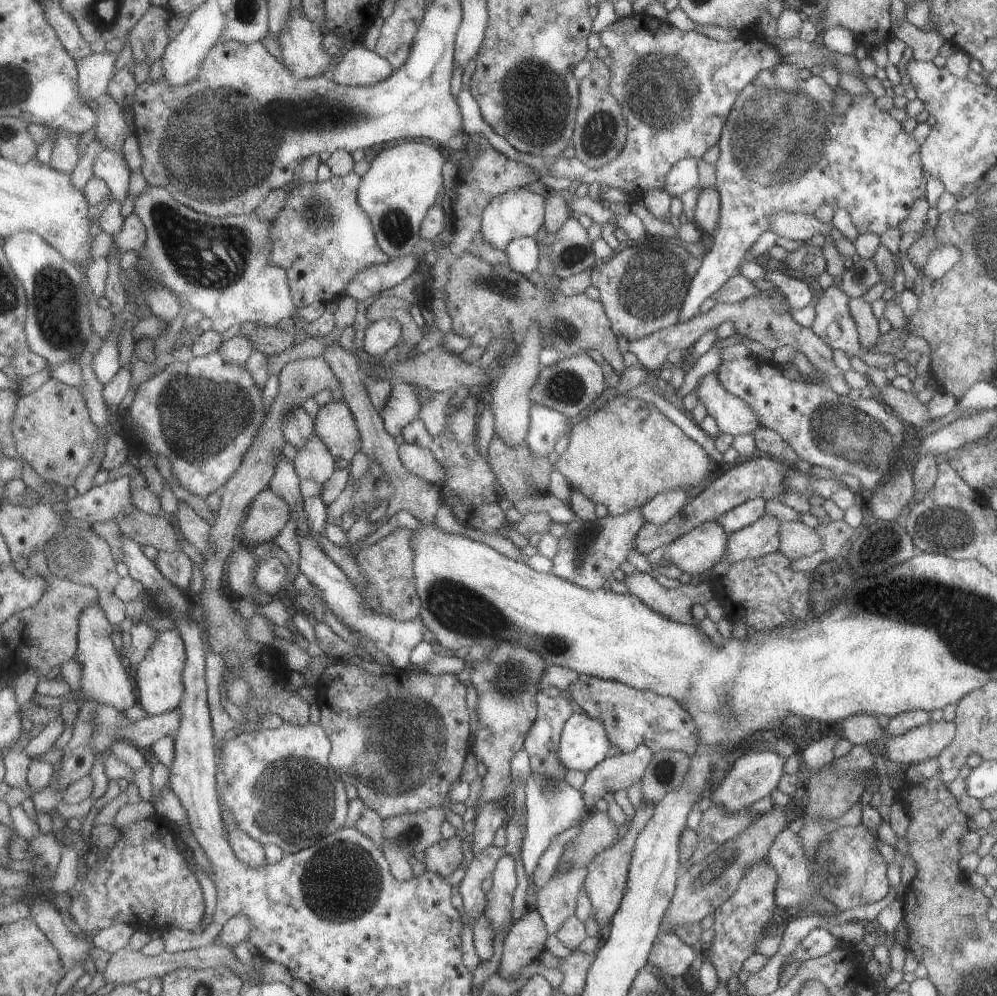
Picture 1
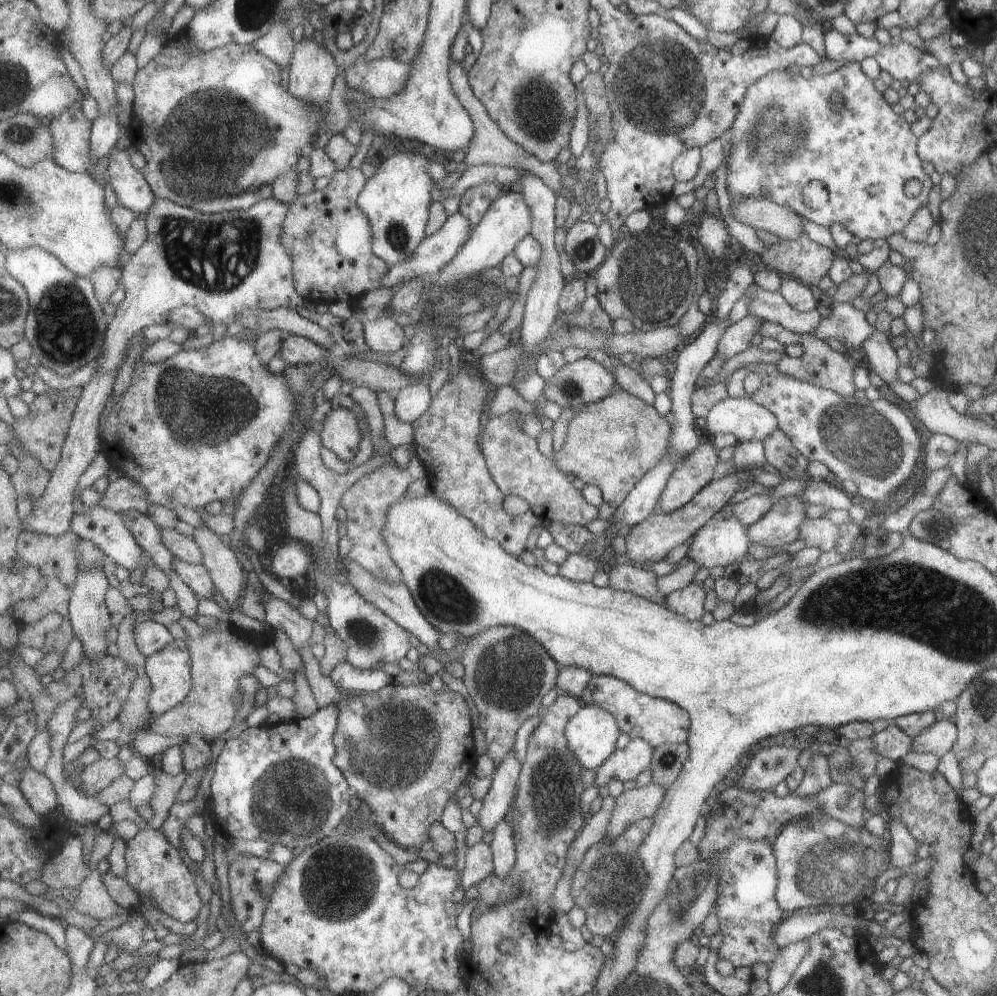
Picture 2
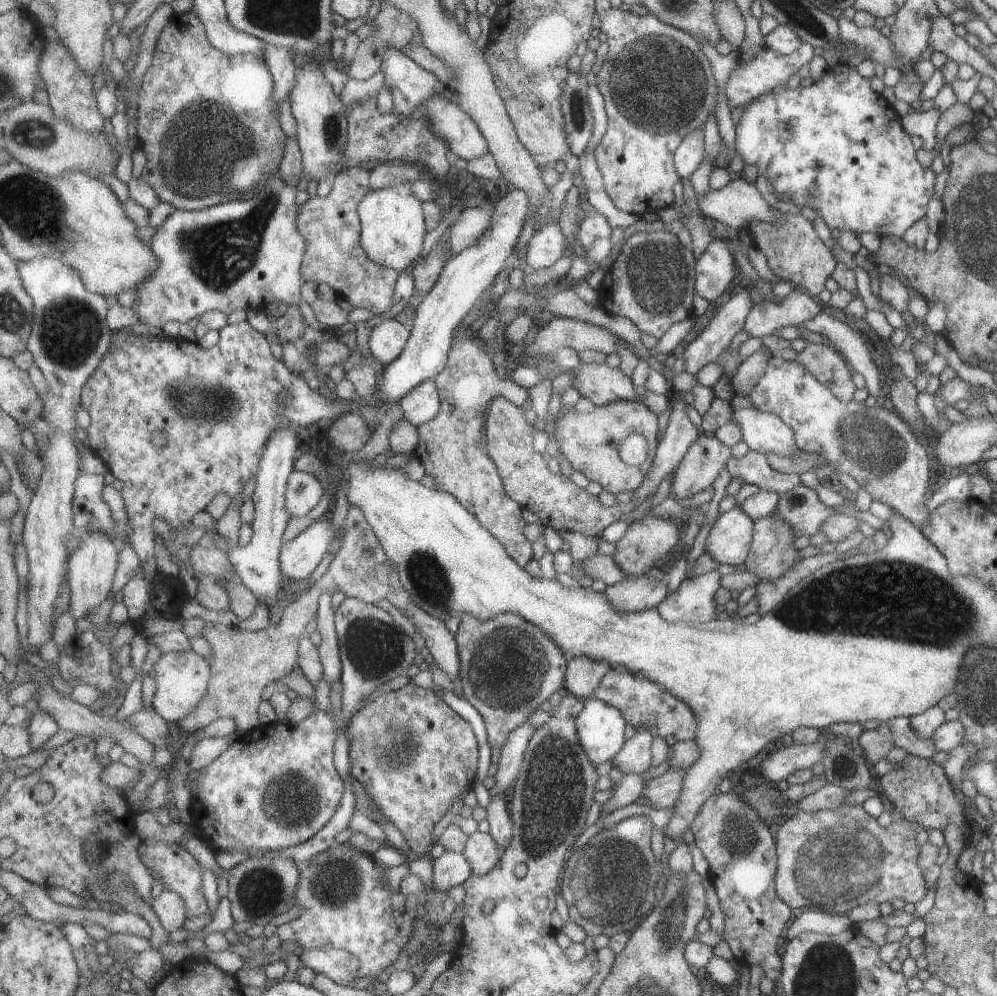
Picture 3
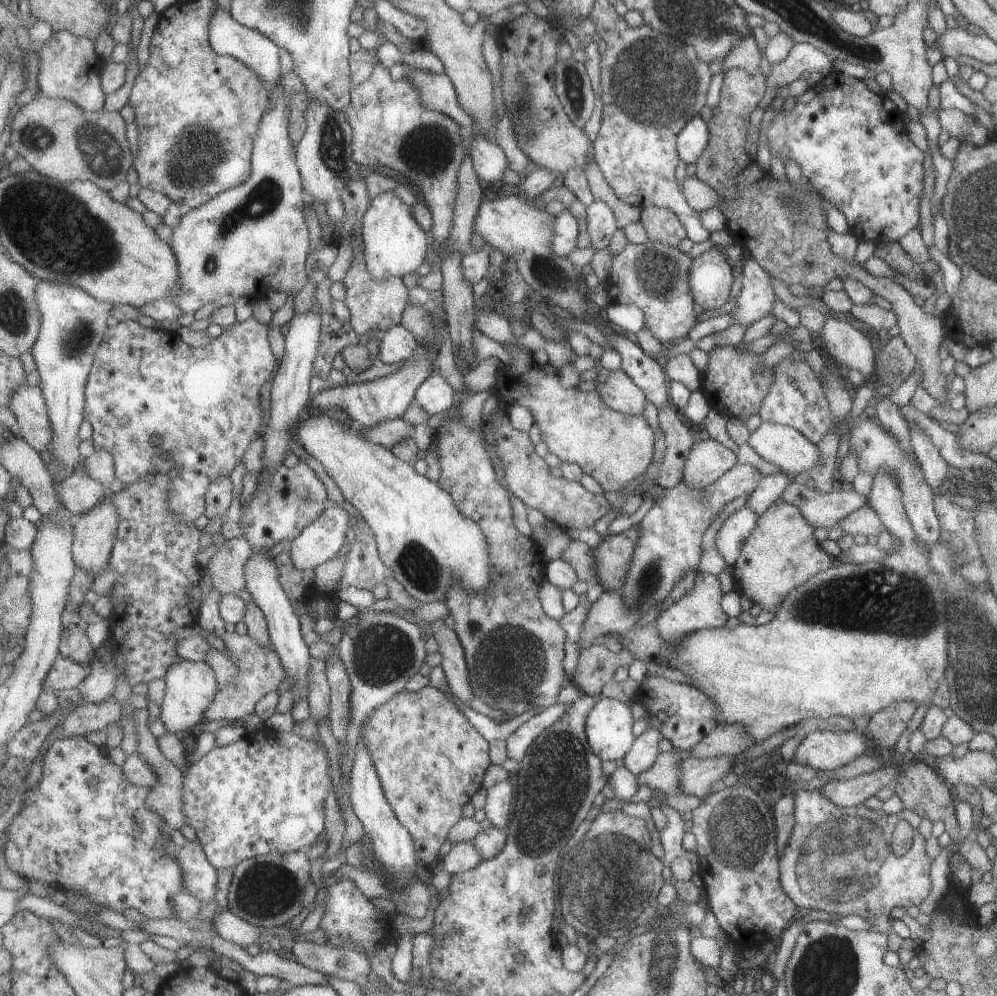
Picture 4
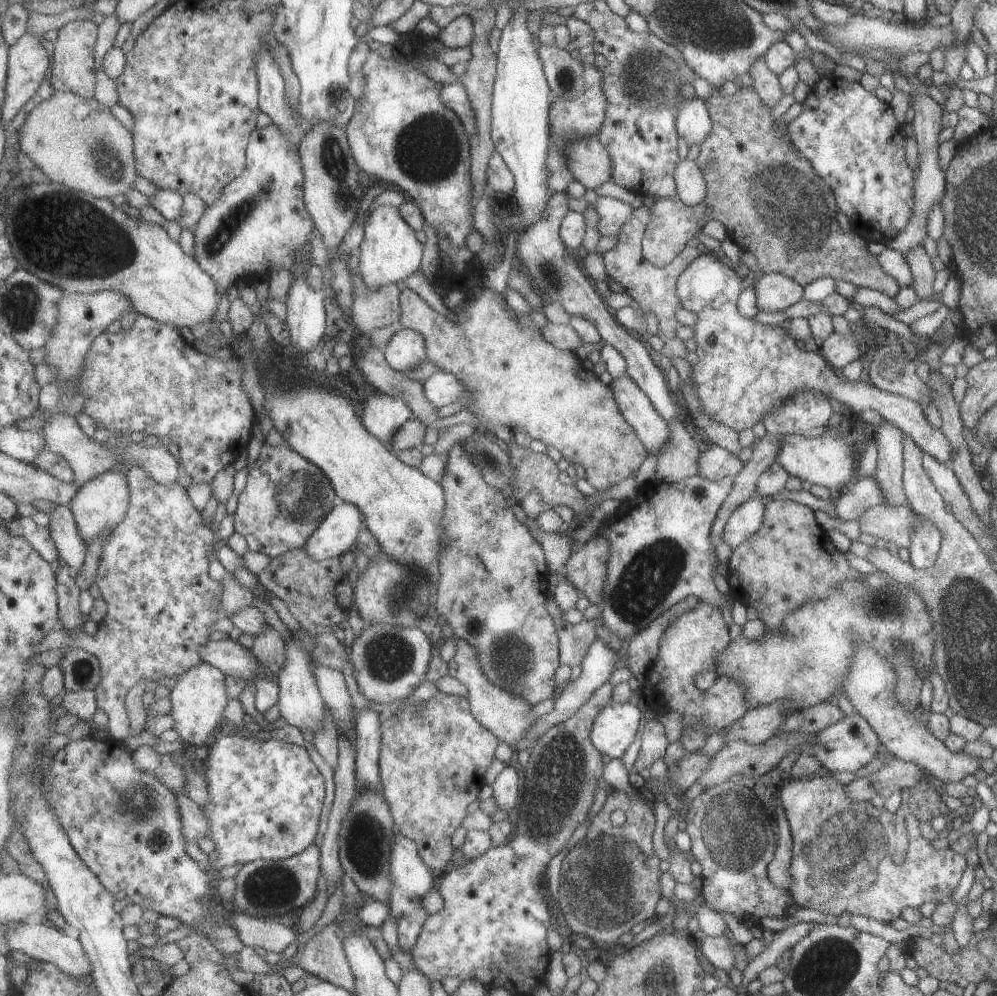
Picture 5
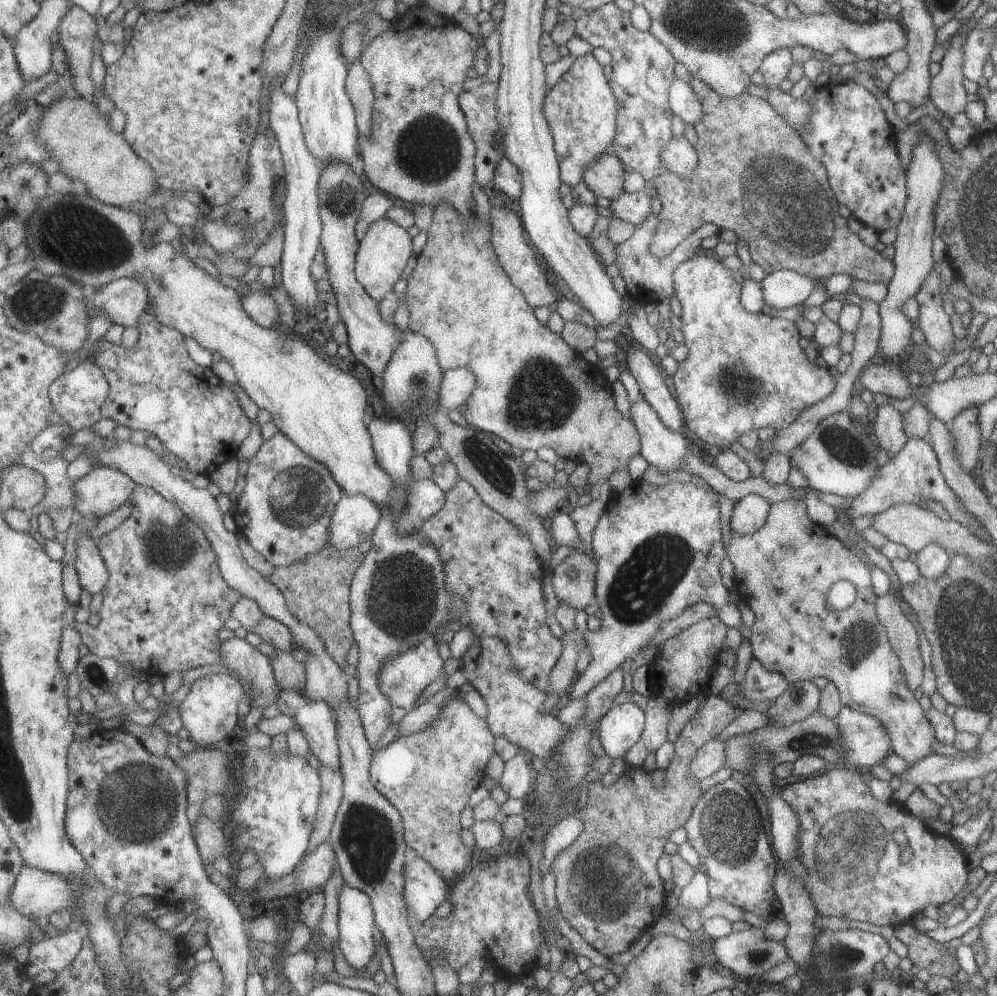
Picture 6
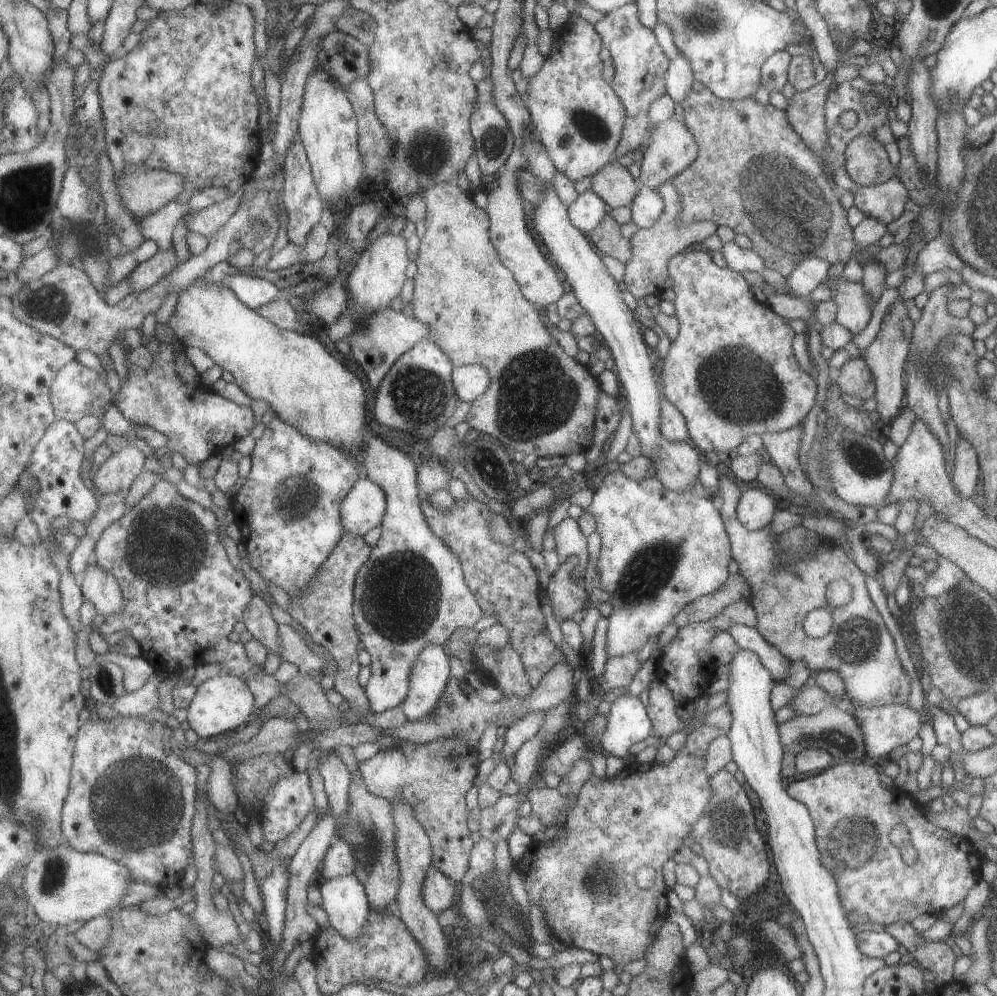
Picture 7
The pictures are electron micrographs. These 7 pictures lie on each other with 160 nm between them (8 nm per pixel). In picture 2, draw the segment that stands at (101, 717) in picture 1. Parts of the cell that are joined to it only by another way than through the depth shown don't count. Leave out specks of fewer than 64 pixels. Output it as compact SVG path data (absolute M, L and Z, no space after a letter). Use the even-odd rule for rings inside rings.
M183 617L179 624L184 626L186 641L190 647L192 660L192 689L186 700L181 705L167 711L162 715L155 715L149 724L149 729L158 735L172 737L183 735L189 737L192 734L202 734L209 740L225 733L230 735L239 729L244 729L243 723L235 723L237 708L233 704L233 696L239 692L239 680L241 676L247 676L261 664L259 650L237 636L232 624L217 620L217 626L209 632L207 628L197 624L195 618Z

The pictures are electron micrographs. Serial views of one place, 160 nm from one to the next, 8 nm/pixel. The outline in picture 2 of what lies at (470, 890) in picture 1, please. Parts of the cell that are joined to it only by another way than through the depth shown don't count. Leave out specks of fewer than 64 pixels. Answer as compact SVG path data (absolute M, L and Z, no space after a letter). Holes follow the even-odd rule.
M484 840L467 848L464 868L459 877L463 890L471 888L494 874L494 856L492 846Z

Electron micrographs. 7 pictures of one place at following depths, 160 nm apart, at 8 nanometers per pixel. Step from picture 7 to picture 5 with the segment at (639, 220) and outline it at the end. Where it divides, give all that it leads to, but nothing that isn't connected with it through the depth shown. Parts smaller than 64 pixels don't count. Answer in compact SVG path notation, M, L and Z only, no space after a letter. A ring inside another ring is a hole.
M598 197L593 204L600 216L598 229L603 237L617 237L635 210L613 197Z

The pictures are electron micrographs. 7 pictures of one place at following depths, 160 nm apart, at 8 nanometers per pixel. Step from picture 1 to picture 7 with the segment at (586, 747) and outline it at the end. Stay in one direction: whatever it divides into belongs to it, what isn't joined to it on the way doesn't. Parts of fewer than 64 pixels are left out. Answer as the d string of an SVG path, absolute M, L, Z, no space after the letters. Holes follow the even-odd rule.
M624 693L612 703L599 749L609 756L627 757L629 748L651 737L654 723L639 696Z

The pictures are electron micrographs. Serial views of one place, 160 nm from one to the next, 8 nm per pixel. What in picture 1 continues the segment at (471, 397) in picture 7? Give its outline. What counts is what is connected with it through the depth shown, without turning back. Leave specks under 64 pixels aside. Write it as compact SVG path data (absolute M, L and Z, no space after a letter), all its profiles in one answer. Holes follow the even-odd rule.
M393 383L391 396L380 412L389 434L401 435L403 429L420 416L423 404L418 399L419 391L411 383Z

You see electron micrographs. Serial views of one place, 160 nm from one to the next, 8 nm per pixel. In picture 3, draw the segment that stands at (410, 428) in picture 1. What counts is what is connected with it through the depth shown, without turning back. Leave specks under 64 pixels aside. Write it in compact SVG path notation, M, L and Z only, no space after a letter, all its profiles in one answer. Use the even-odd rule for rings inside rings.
M460 327L457 331L446 368L434 378L442 398L442 408L434 419L418 426L421 440L415 456L433 477L434 487L454 494L506 546L519 566L525 568L538 555L535 551L537 542L529 542L525 536L527 521L524 509L506 493L502 475L488 453L484 430L485 412L488 412L493 398L507 396L513 404L526 407L530 389L518 385L511 378L499 376L491 356L483 350L485 343L477 334L467 336L466 328Z

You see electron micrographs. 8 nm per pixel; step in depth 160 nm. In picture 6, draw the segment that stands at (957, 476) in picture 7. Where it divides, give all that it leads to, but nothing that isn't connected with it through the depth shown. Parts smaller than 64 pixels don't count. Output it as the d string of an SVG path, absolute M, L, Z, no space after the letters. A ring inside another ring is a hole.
M969 407L957 413L947 425L954 444L955 458L965 473L975 473L979 465L981 443L977 421L977 408Z

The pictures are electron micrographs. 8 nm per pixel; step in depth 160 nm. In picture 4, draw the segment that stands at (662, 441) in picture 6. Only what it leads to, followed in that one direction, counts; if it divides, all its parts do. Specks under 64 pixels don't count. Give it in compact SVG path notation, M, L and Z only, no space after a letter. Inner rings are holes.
M601 364L598 366L600 367L593 381L603 402L612 409L631 416L643 415L648 398L642 387L621 368L609 371Z

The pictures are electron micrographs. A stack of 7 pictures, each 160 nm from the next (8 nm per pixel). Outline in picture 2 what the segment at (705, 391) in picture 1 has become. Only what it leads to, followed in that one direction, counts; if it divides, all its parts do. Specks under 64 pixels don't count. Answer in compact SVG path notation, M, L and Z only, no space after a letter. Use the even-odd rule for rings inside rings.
M727 397L711 408L706 416L705 429L713 435L734 434L739 441L761 441L778 428L778 418L768 408L745 397Z

